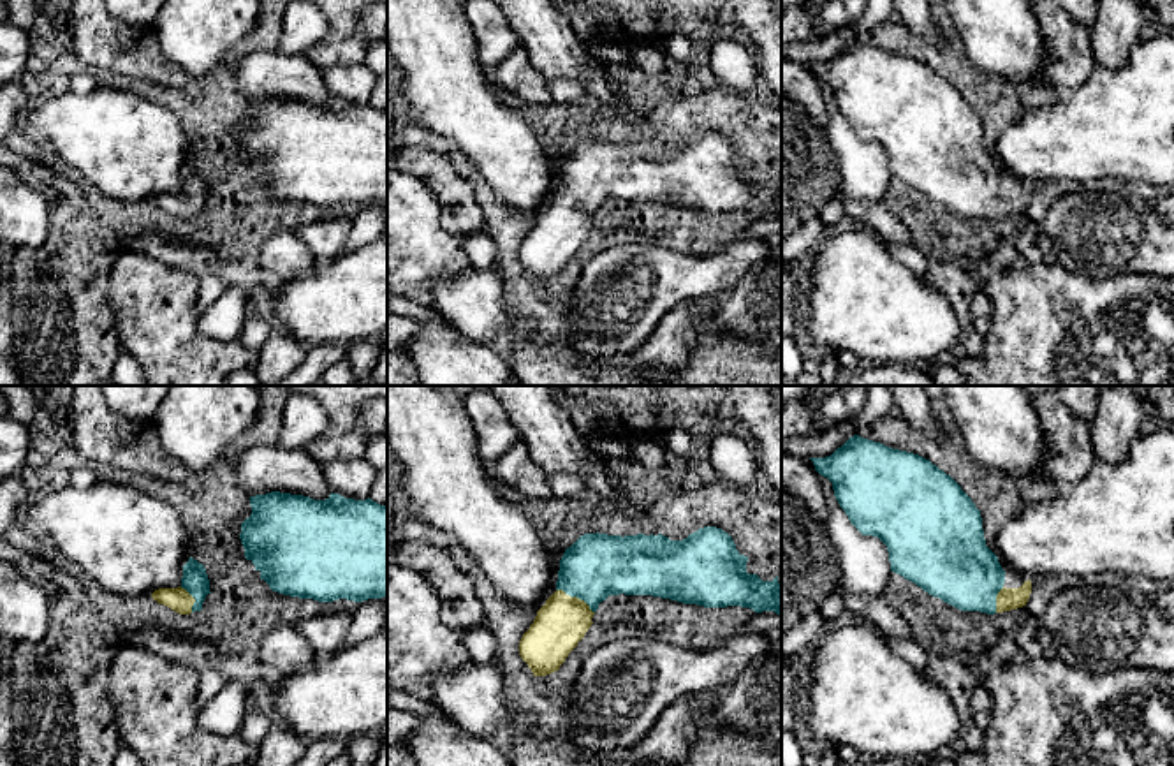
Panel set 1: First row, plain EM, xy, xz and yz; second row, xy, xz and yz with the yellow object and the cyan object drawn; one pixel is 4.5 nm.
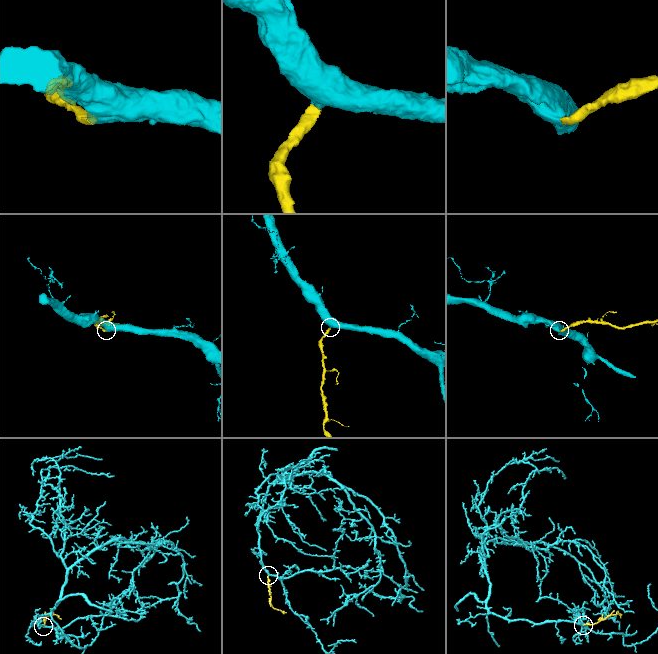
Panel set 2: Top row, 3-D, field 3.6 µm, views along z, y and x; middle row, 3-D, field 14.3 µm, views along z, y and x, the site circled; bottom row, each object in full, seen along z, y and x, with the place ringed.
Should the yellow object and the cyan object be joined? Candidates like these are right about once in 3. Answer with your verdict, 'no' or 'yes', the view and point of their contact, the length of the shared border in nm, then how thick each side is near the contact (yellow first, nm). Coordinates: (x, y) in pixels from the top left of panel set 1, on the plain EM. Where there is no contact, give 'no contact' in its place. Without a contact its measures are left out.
yes; contact xz (576, 203); length 200 nm; calibres 240 and 300 nm

